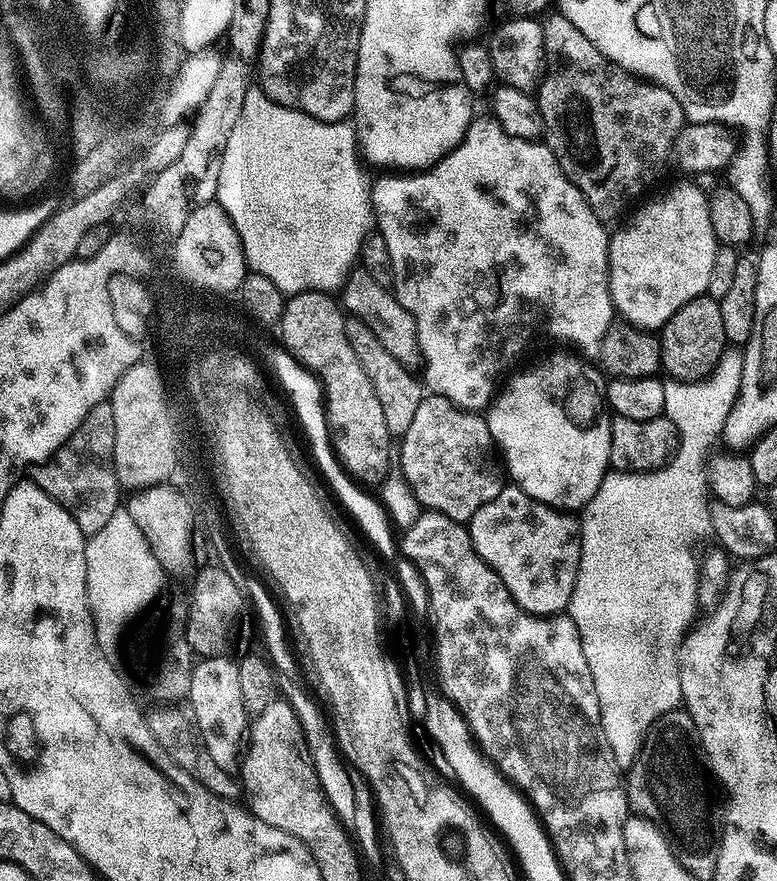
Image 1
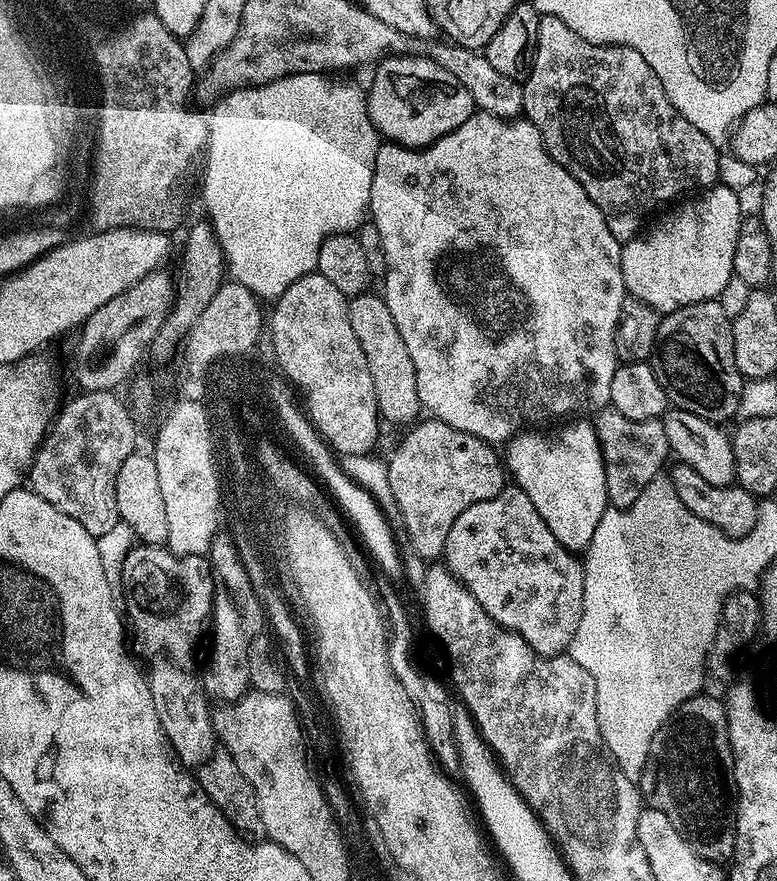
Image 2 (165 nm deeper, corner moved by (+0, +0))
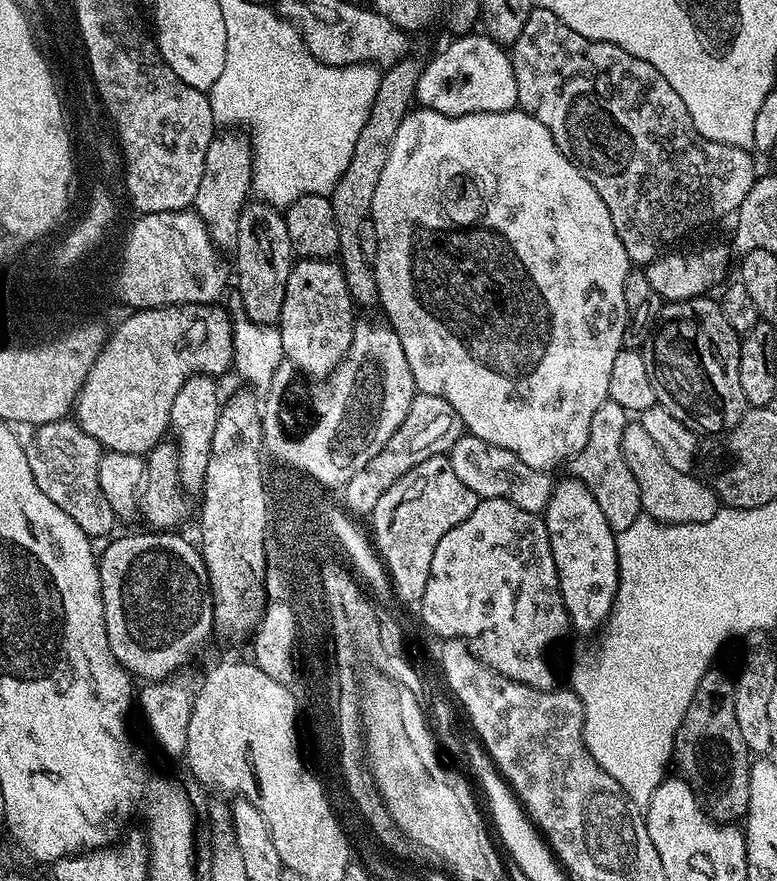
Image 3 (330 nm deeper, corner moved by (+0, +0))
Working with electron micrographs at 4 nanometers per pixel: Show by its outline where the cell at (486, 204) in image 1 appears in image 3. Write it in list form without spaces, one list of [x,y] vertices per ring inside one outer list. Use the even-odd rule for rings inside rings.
[[[413,107],[406,118],[398,126],[398,134],[394,134],[394,142],[390,146],[390,158],[386,158],[386,167],[382,169],[382,178],[378,178],[378,186],[374,186],[374,202],[372,203],[371,220],[374,222],[374,230],[378,238],[378,254],[374,261],[376,269],[376,285],[380,295],[379,307],[384,307],[387,323],[398,334],[402,342],[402,351],[406,354],[406,362],[410,362],[410,374],[414,374],[417,392],[434,394],[450,406],[458,414],[458,418],[463,422],[467,435],[482,438],[482,442],[490,442],[494,446],[502,446],[502,450],[516,452],[526,466],[538,470],[541,474],[548,474],[551,468],[559,466],[563,460],[571,461],[586,446],[586,438],[590,438],[590,422],[594,422],[594,413],[602,402],[606,402],[608,391],[610,390],[610,369],[614,367],[614,358],[618,358],[620,349],[626,340],[626,313],[624,311],[624,283],[630,271],[630,261],[626,254],[626,246],[622,246],[622,238],[618,238],[618,230],[614,230],[614,222],[610,222],[610,210],[606,210],[606,202],[602,202],[598,190],[586,182],[582,170],[558,150],[554,138],[550,138],[550,130],[538,122],[536,116],[529,116],[523,110],[513,110],[511,112],[475,112],[465,116],[447,116],[438,114],[429,108]]]

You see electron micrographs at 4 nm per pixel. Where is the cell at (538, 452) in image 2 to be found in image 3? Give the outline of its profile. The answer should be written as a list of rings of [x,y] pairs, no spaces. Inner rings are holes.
[[[575,478],[552,484],[542,519],[550,538],[562,602],[568,611],[571,627],[575,631],[577,628],[580,632],[594,632],[607,620],[616,601],[616,587],[620,581],[616,533],[610,522],[606,522],[598,498],[594,498],[588,487]]]

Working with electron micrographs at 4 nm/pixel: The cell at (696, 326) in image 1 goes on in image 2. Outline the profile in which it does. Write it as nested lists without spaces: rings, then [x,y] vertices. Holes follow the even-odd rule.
[[[719,299],[694,302],[690,306],[675,308],[672,312],[661,315],[656,351],[652,353],[650,363],[662,390],[666,390],[666,398],[671,407],[698,414],[702,419],[719,425],[739,413],[740,395],[744,393],[746,381],[734,362],[732,322],[726,310],[722,310]]]

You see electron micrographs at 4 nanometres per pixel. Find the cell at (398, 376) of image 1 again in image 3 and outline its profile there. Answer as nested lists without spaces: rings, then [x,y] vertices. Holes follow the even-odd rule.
[[[412,59],[399,60],[397,64],[389,64],[383,69],[378,82],[378,94],[374,94],[374,106],[370,106],[370,118],[366,118],[366,126],[362,126],[358,142],[354,142],[354,158],[350,158],[350,166],[346,166],[342,178],[332,187],[330,193],[334,218],[338,222],[338,263],[344,270],[353,305],[359,307],[361,304],[362,307],[368,308],[371,304],[375,305],[380,298],[373,261],[368,260],[366,254],[362,254],[360,227],[371,217],[374,186],[378,186],[378,178],[382,178],[382,169],[386,167],[386,158],[390,158],[394,134],[398,134],[402,118],[406,118],[414,107],[422,64],[421,61]]]

